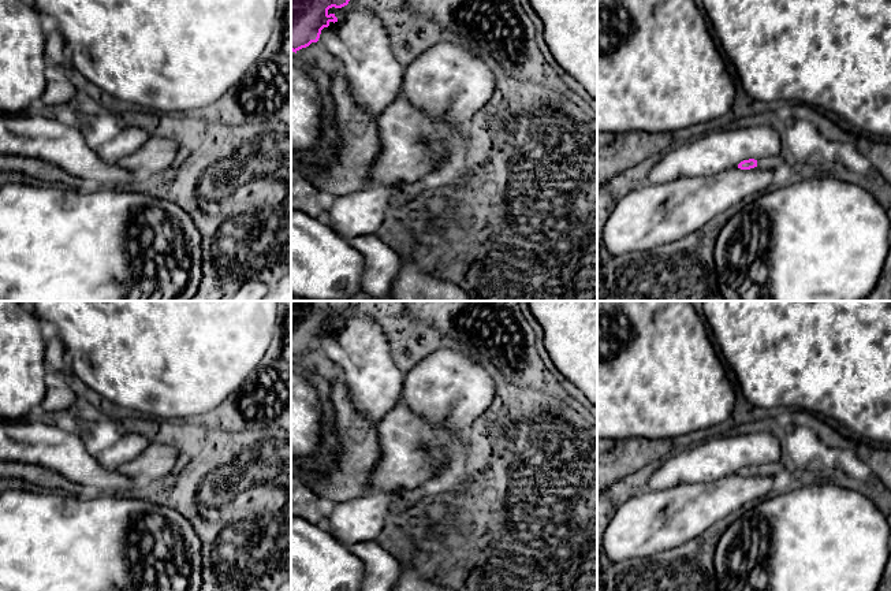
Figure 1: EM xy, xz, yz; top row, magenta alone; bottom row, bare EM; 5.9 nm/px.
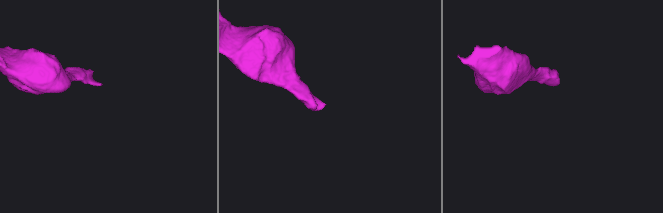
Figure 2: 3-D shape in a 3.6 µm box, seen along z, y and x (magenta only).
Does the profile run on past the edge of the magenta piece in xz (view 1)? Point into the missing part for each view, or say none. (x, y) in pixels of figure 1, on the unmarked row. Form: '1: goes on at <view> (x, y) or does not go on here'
1: does not go on here

